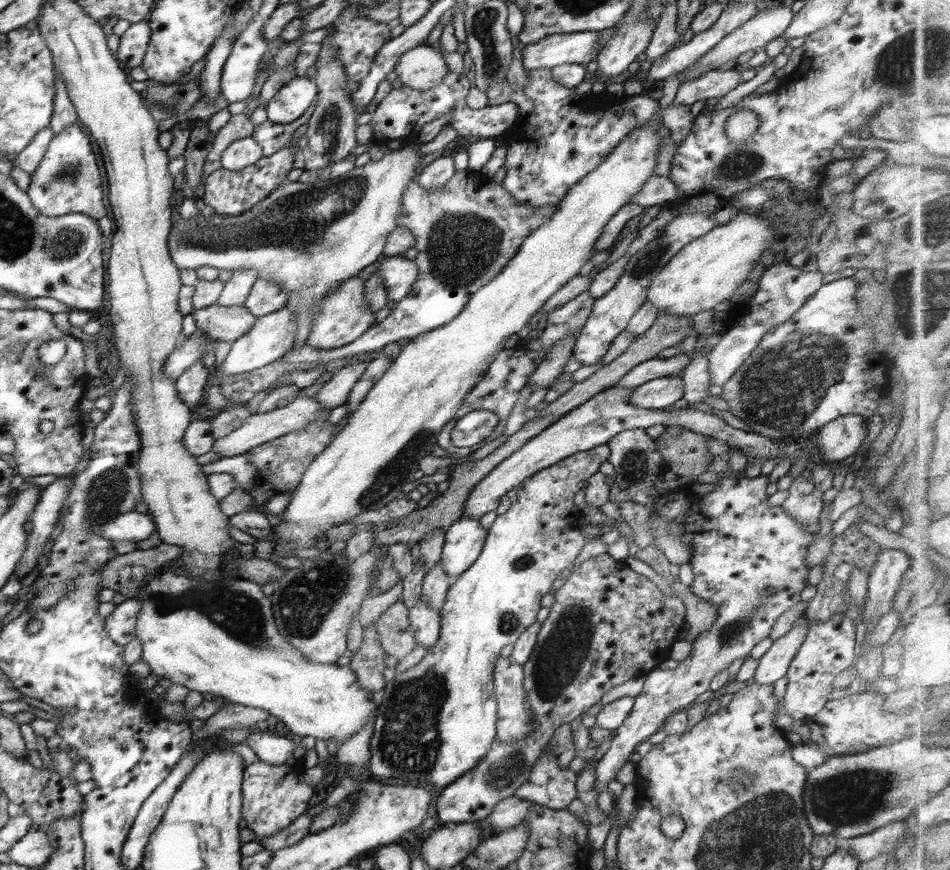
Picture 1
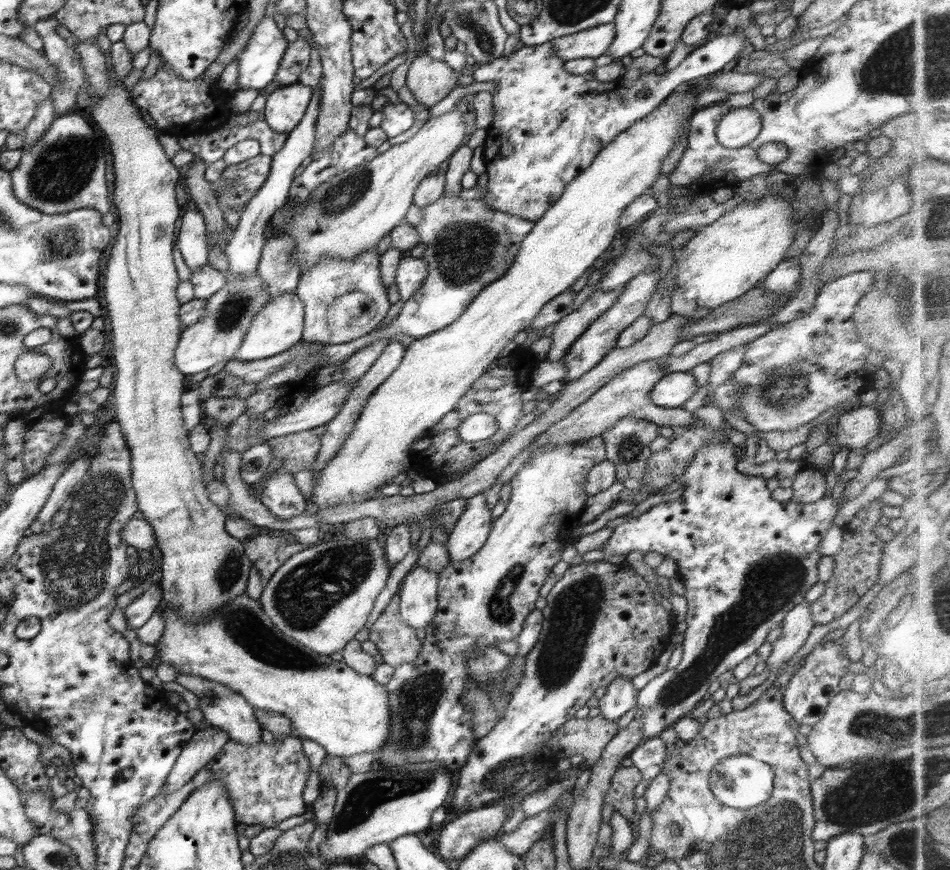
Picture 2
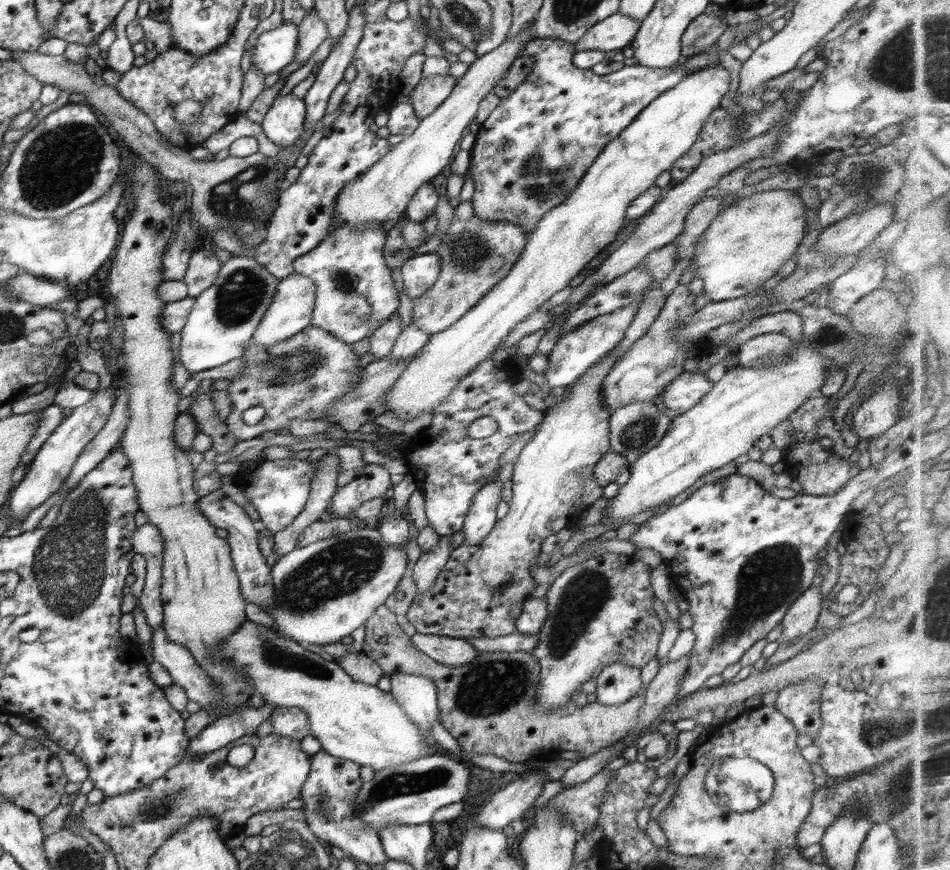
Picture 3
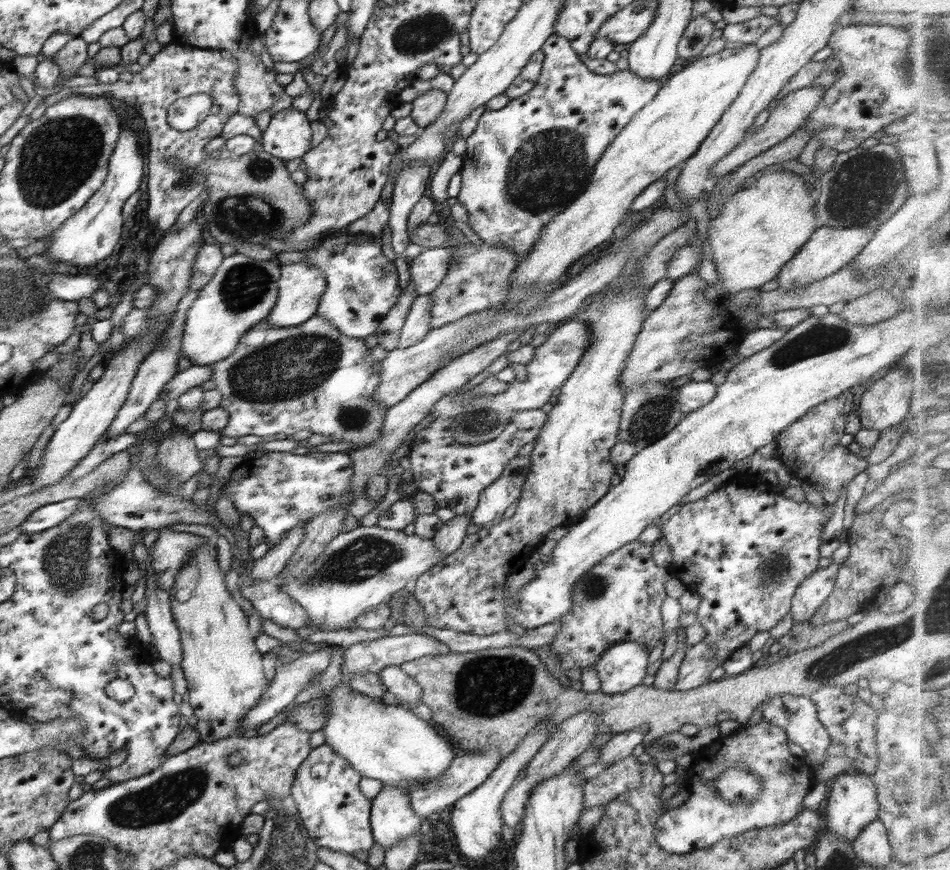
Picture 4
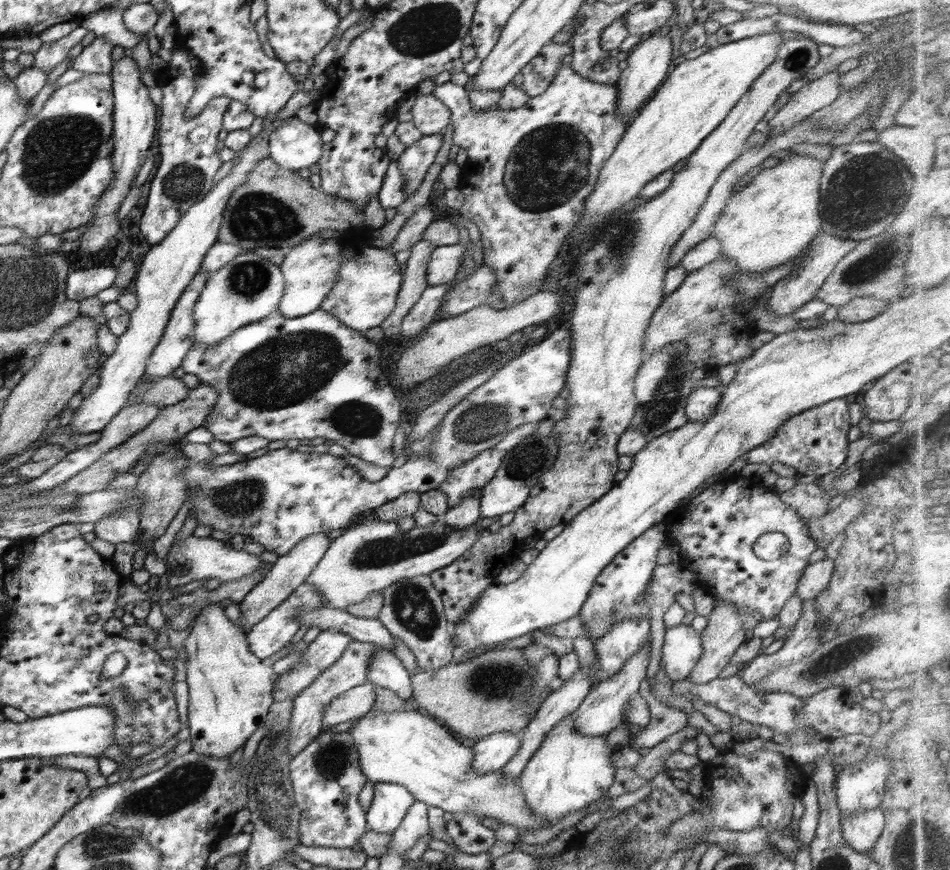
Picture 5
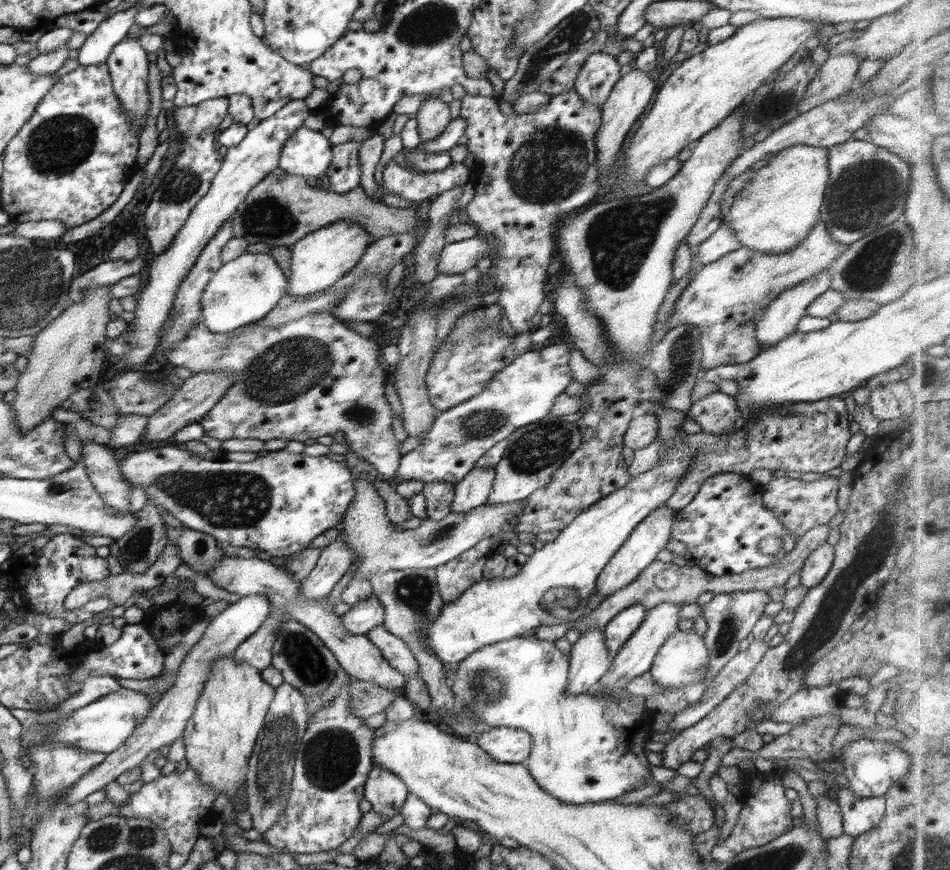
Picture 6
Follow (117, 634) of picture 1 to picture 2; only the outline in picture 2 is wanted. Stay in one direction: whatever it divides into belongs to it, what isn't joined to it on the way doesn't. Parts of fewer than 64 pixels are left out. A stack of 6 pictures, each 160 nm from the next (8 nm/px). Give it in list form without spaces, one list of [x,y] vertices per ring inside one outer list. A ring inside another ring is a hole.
[[[153,583],[150,589],[134,599],[123,609],[127,624],[137,630],[149,621],[155,613],[156,607],[161,605],[162,589],[160,583]]]

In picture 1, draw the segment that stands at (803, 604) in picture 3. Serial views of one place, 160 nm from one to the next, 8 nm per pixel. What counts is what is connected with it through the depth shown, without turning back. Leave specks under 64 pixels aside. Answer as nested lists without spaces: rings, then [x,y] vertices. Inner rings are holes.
[[[804,614],[792,625],[792,628],[775,640],[769,650],[758,659],[755,671],[756,684],[772,684],[786,676],[793,656],[807,637],[809,619]]]

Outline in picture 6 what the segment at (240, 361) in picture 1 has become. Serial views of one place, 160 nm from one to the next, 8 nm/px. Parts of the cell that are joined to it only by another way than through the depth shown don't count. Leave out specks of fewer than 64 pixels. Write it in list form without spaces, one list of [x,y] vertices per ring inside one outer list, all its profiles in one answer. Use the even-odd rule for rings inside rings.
[[[334,222],[330,226],[308,234],[290,247],[288,294],[293,297],[307,297],[326,290],[350,274],[352,268],[361,261],[370,244],[370,234],[360,224],[352,224],[352,222]]]

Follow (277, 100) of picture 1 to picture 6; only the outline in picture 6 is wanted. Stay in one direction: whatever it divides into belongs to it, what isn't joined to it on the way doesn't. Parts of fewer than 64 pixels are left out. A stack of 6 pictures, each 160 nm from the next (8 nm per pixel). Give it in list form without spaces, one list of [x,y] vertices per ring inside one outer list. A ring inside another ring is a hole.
[[[308,127],[296,130],[284,143],[279,167],[294,176],[318,179],[327,174],[333,154],[328,132],[318,132]]]

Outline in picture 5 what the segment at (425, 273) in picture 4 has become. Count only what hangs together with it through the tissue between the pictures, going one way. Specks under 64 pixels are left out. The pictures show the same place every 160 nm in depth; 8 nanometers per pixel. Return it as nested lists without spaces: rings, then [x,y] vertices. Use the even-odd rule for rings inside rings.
[[[456,244],[452,246],[438,246],[432,251],[426,280],[430,286],[455,282],[460,263],[466,256],[466,246]]]

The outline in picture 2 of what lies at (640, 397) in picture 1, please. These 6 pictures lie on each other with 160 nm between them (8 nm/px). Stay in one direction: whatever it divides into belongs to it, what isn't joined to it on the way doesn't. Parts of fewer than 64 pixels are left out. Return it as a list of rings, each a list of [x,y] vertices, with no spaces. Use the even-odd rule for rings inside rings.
[[[676,371],[666,373],[653,387],[650,398],[656,406],[683,409],[698,390],[694,375]]]

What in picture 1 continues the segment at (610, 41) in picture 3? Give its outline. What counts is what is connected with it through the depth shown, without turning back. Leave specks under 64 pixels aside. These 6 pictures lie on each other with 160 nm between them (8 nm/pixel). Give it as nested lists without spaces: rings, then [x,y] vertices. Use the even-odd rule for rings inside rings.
[[[581,32],[572,34],[550,34],[546,38],[525,45],[521,54],[523,67],[528,70],[553,69],[561,64],[587,65],[597,56],[597,44],[599,44],[598,32]]]

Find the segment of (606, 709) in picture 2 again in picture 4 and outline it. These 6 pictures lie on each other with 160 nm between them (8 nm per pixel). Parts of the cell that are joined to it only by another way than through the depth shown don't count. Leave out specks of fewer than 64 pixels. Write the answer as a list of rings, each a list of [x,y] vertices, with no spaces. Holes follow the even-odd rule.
[[[620,641],[608,647],[596,663],[598,678],[604,694],[624,694],[642,685],[650,666],[649,650],[645,644]]]

